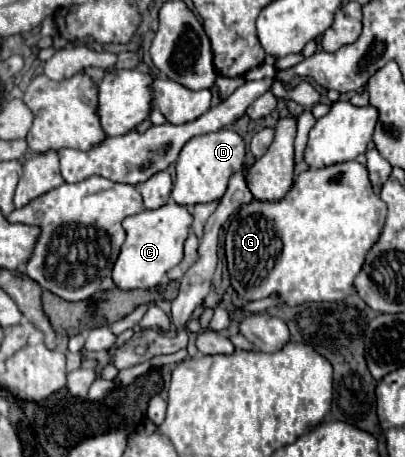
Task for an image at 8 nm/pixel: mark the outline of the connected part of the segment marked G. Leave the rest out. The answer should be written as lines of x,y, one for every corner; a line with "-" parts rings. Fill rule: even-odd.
341,162
319,170
305,170
283,200
245,204
237,214
237,222
229,224
225,256
231,288
243,300
261,300
279,294
281,302
289,306
297,306
299,302
343,300
355,292
355,276
363,268
367,250
377,242
385,216
387,206
379,196
375,196
363,164

